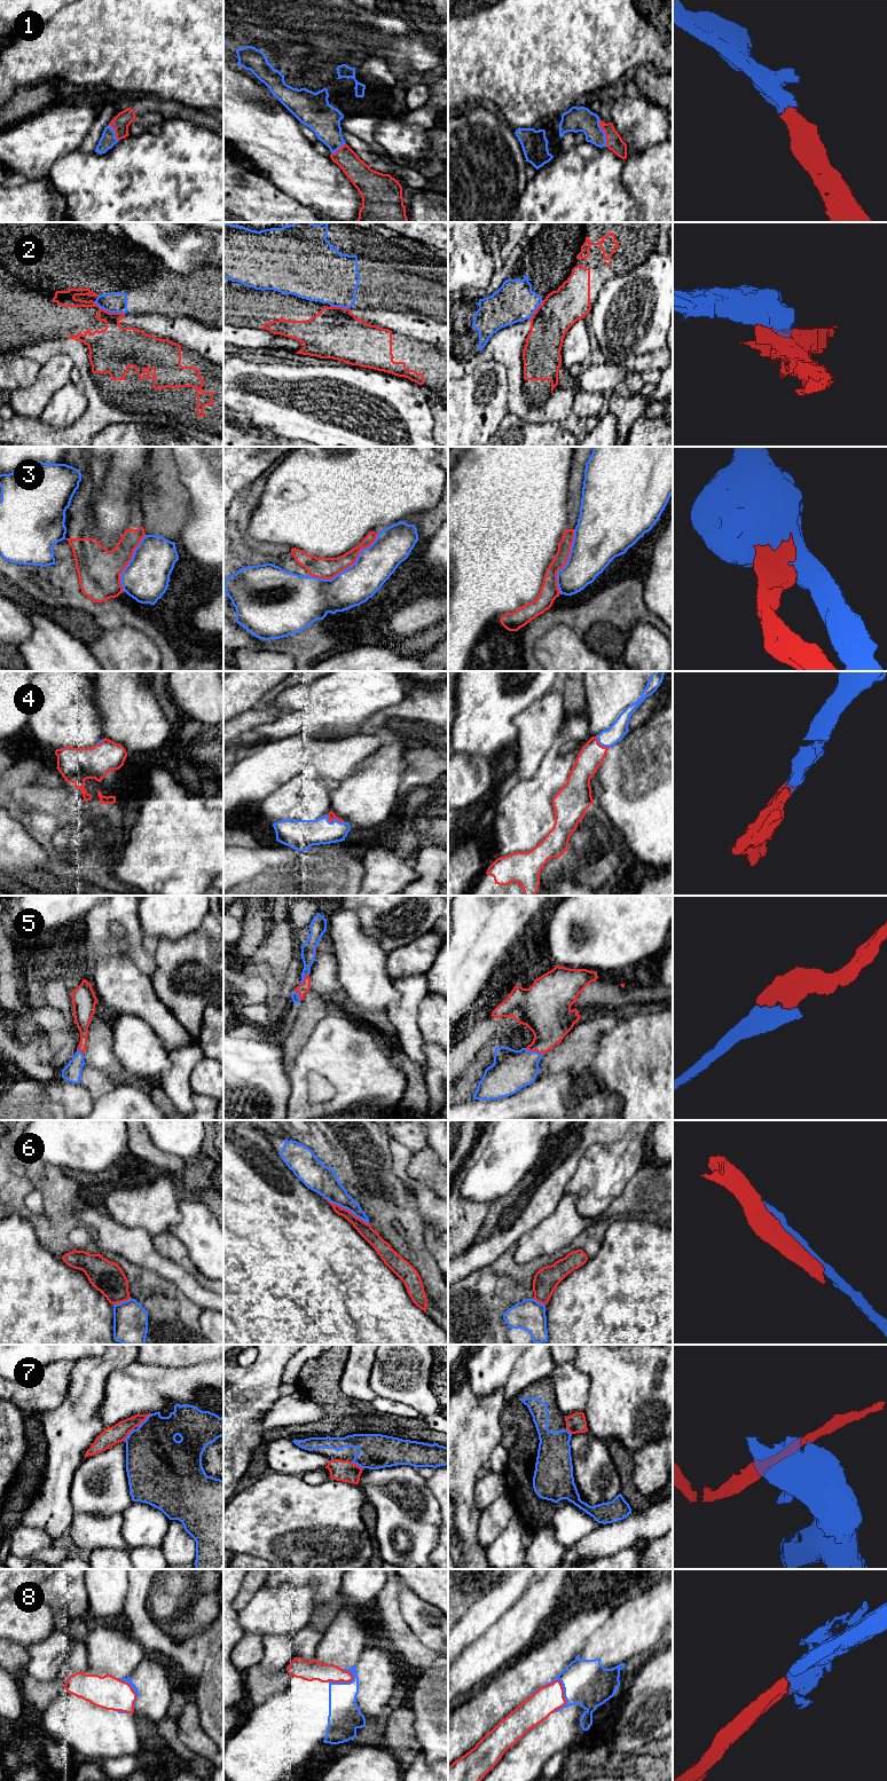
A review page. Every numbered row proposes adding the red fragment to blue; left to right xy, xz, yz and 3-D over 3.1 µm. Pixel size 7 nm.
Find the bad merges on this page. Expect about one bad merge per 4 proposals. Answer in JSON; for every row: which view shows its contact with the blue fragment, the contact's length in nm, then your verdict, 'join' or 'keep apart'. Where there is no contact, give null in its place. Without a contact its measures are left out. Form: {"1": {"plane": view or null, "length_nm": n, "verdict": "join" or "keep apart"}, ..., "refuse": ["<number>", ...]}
{"1": {"plane": "yz", "length_nm": 200, "verdict": "join"}, "2": {"plane": "xy", "length_nm": 240, "verdict": "keep apart"}, "3": {"plane": "xz", "length_nm": 550, "verdict": "keep apart"}, "4": {"plane": "xz", "length_nm": 130, "verdict": "join"}, "5": {"plane": "yz", "length_nm": 140, "verdict": "join"}, "6": {"plane": "xz", "length_nm": 360, "verdict": "keep apart"}, "7": {"plane": "xy", "length_nm": 140, "verdict": "keep apart"}, "8": {"plane": "yz", "length_nm": 240, "verdict": "join"}, "refuse": ["2", "3", "6", "7"]}

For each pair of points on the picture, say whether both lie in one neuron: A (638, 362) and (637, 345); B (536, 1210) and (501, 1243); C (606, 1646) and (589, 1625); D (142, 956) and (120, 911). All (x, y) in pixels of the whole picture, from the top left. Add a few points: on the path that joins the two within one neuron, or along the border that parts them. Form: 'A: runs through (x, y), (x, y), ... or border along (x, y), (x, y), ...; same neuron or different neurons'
A: border along (660, 347), (651, 352), (629, 356), (619, 363); different neurons
B: runs through (527, 1219), (510, 1236); same neuron
C: border along (613, 1612), (589, 1637), (585, 1647), (579, 1653); different neurons
D: runs through (136, 945), (130, 922); same neuron

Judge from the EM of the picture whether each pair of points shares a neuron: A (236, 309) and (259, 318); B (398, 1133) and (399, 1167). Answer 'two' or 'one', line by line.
A: one
B: two

